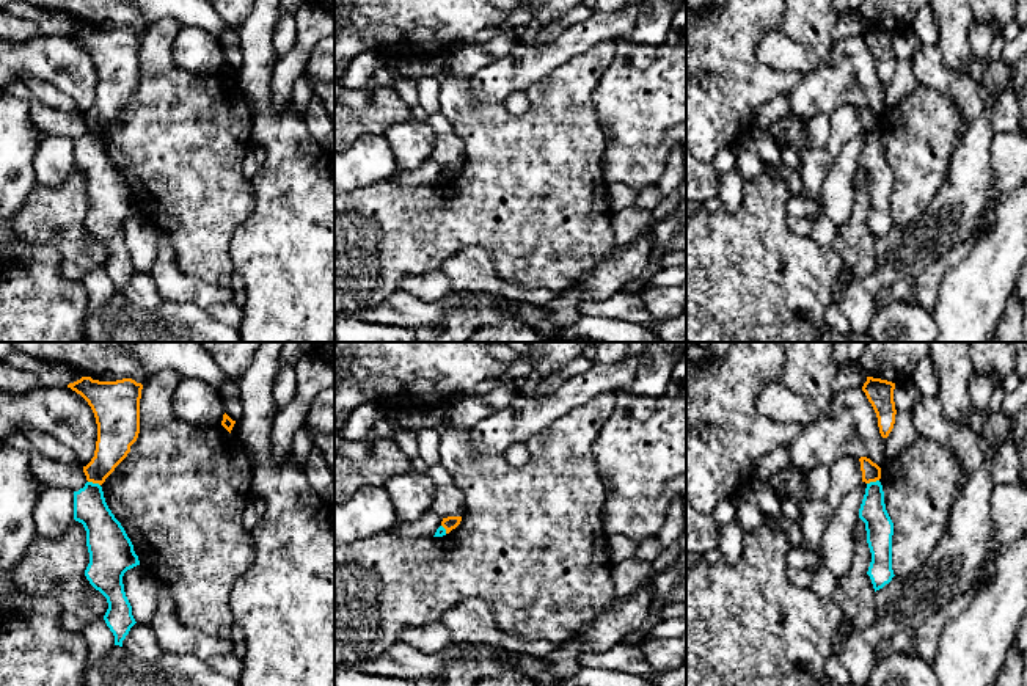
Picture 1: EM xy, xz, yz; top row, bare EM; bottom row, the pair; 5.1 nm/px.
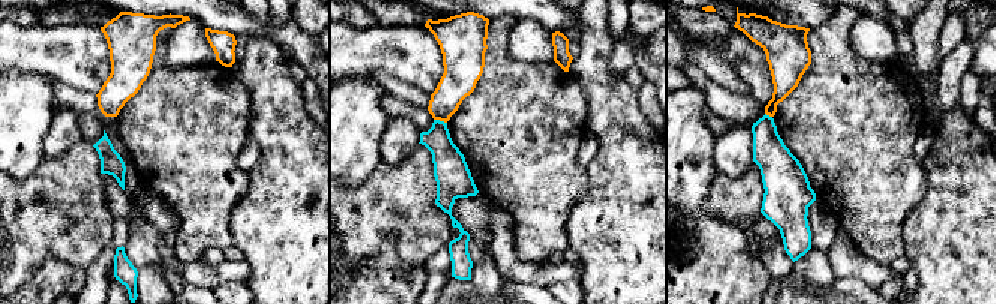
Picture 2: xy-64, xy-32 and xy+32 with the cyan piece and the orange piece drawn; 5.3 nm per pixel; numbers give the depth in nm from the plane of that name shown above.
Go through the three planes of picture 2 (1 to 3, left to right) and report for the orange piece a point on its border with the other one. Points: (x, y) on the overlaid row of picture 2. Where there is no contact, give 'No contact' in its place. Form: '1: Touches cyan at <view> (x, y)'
1: No contact
2: Touches cyan at xy-32 (438, 120)
3: Touches cyan at xy+32 (768, 116)

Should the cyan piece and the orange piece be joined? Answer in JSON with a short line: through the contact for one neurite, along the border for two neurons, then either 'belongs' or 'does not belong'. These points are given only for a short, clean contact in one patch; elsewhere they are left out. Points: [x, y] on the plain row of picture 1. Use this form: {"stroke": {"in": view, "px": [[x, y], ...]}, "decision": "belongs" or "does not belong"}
{"stroke": {"in": "xy", "px": [[88, 129], [99, 134]]}, "decision": "does not belong"}

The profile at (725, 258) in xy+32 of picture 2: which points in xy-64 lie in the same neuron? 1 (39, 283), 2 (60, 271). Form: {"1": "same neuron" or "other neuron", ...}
{"1": "same neuron", "2": "same neuron"}

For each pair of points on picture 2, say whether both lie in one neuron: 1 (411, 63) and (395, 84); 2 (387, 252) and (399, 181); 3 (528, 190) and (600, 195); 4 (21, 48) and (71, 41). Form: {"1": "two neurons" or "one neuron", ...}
{"1": "two neurons", "2": "two neurons", "3": "two neurons", "4": "one neuron"}

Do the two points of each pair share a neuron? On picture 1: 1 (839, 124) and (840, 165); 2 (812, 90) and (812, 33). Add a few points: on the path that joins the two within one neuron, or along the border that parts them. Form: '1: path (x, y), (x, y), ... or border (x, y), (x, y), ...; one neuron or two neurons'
1: border (861, 129), (842, 148), (829, 167), (823, 184); two neurons
2: border (834, 41), (829, 55), (814, 68); two neurons

